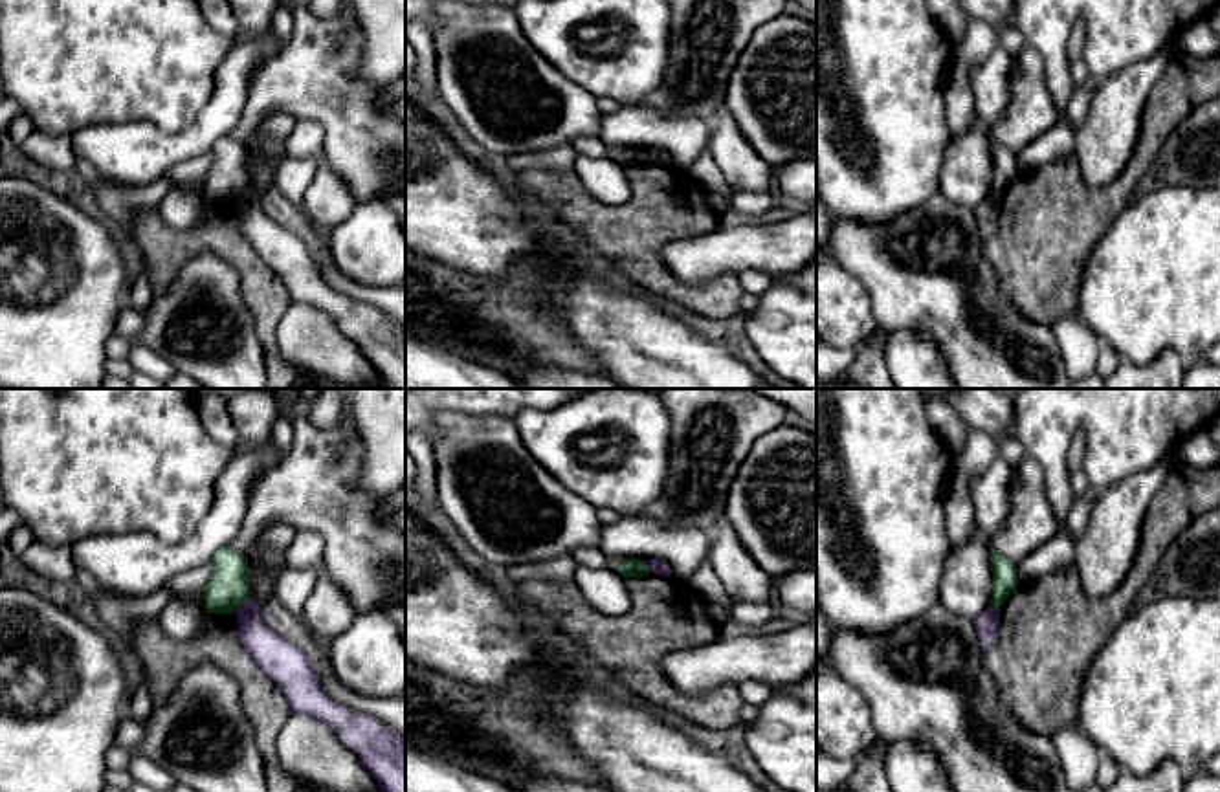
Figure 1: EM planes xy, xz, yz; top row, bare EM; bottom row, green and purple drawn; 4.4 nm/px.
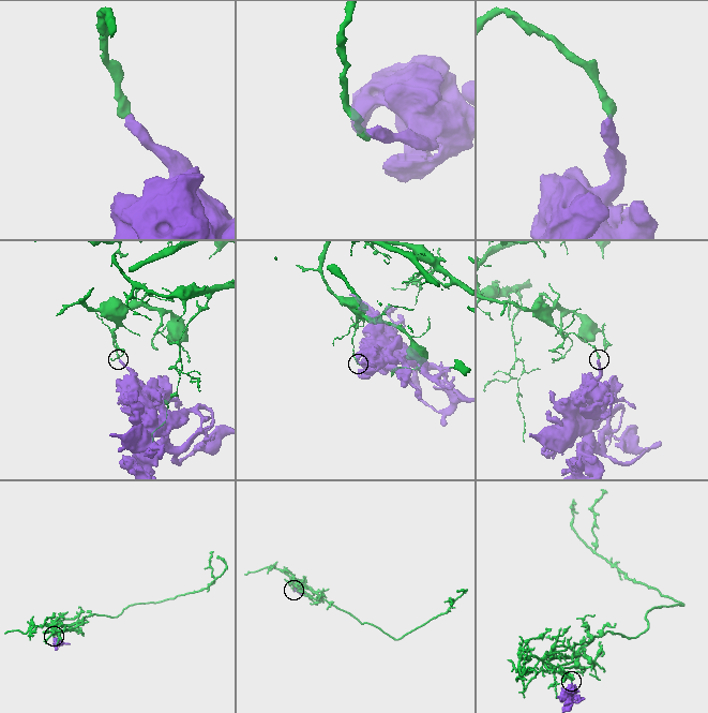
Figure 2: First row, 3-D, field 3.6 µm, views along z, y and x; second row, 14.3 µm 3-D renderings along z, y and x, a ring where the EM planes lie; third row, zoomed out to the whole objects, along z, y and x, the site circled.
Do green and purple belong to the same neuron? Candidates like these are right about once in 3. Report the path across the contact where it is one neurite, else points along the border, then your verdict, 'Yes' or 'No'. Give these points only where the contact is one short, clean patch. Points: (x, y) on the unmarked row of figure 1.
Boundary: xy (252, 187), (235, 202). No

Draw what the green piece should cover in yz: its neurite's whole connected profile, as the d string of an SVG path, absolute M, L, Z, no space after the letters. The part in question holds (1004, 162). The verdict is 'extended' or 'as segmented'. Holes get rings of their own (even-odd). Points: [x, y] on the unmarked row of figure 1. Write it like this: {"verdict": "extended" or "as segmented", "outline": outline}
{"verdict": "as segmented", "outline": "M1000 141L991 143L993 187L991 194L1002 196L1011 182L1018 176L1016 154Z"}

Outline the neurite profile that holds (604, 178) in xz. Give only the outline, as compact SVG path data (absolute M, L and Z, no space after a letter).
M578 154L574 172L587 192L605 205L622 205L631 196L626 167L616 160Z

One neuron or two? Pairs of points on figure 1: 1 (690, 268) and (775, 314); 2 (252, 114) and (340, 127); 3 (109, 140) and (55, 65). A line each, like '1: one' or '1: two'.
1: two
2: one
3: two

